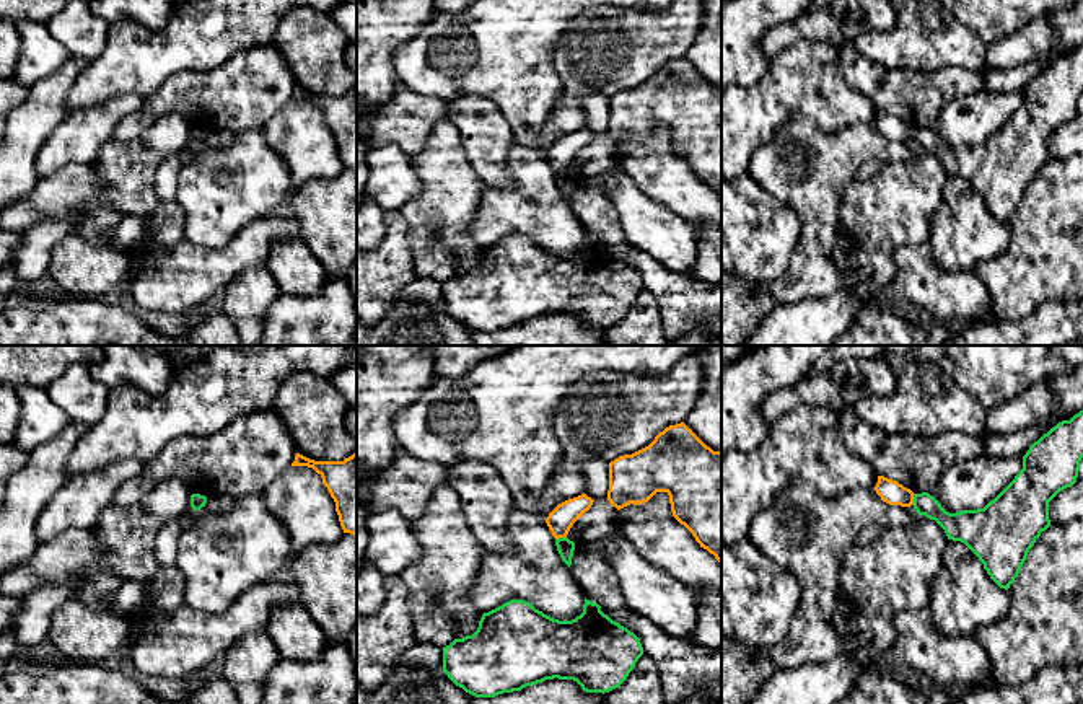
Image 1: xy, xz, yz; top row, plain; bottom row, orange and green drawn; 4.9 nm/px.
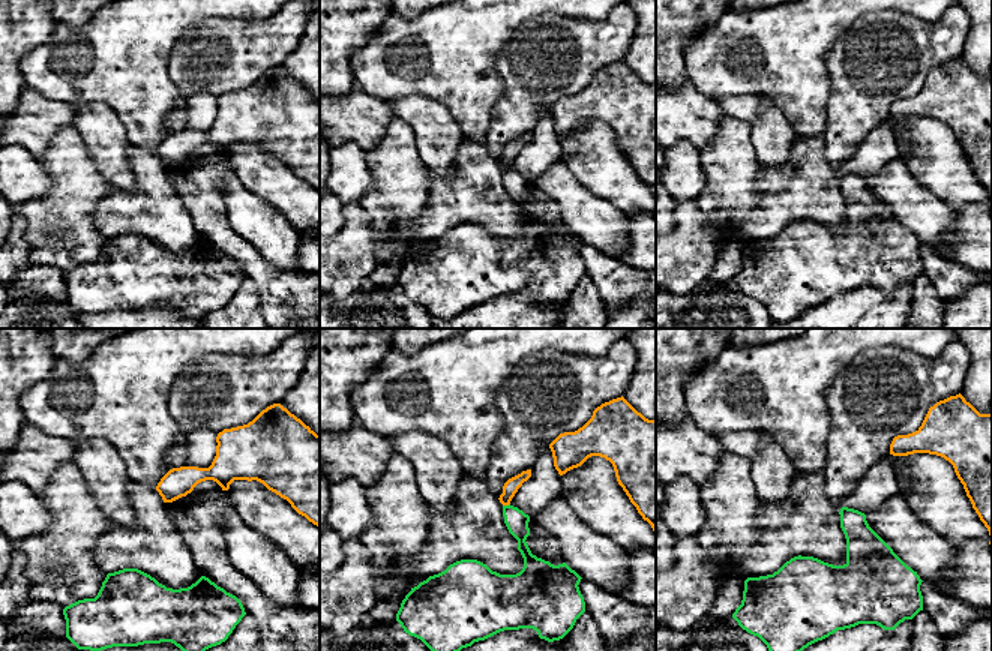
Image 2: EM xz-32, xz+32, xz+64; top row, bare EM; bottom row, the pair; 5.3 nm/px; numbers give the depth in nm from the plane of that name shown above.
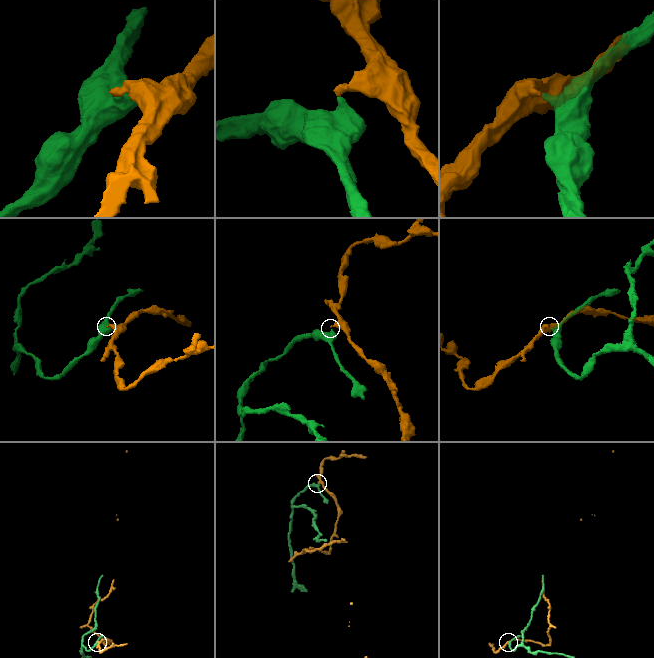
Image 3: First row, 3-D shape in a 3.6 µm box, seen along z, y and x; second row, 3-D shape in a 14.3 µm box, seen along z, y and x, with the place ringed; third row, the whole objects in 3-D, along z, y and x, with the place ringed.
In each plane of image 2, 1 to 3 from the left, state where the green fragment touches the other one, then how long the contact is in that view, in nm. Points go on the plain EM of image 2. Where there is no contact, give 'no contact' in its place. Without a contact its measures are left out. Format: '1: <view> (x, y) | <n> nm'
1: no contact
2: xz+32 (506, 168) | 40 nm
3: no contact

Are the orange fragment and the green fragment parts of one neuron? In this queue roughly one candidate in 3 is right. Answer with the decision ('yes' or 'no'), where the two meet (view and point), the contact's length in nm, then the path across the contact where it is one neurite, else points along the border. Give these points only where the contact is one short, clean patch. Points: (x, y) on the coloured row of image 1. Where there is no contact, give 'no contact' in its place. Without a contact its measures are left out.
no; meets orange in xz at (561, 536); contact 60 nm long; border along xz (565, 536), (556, 540)

